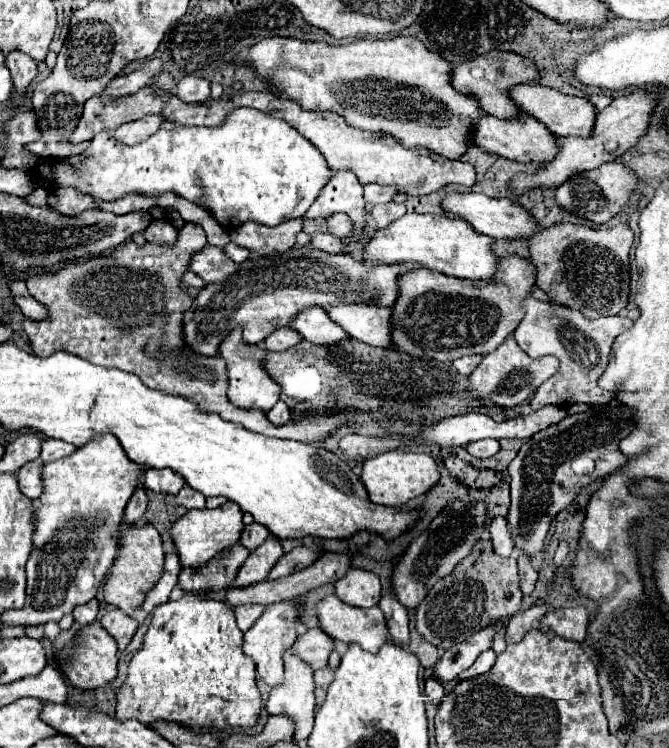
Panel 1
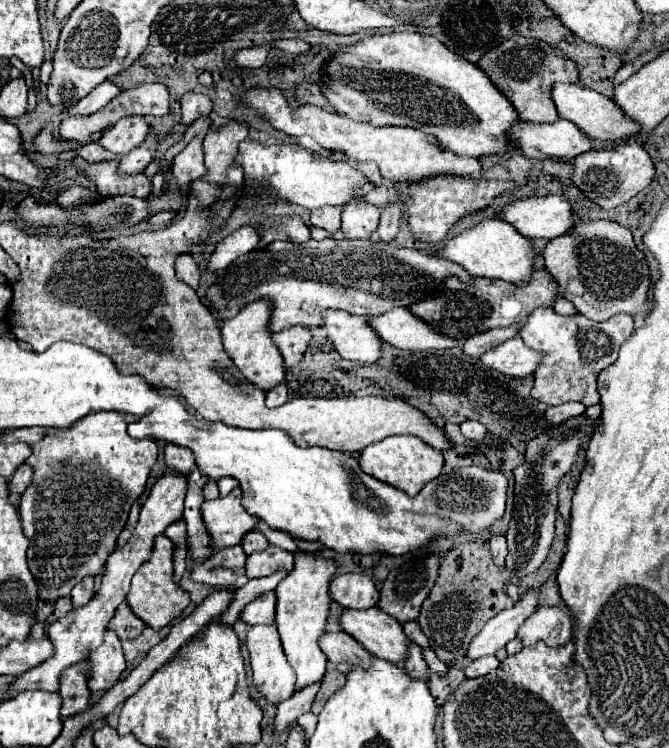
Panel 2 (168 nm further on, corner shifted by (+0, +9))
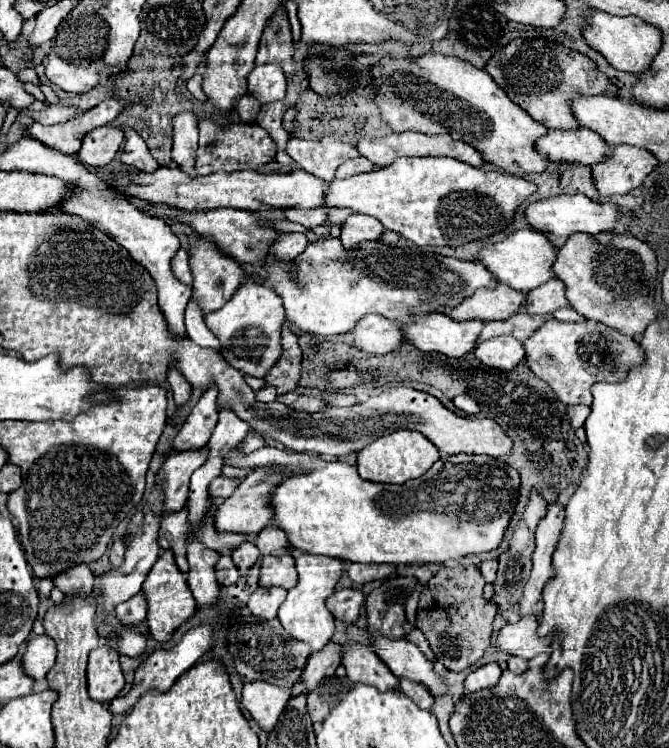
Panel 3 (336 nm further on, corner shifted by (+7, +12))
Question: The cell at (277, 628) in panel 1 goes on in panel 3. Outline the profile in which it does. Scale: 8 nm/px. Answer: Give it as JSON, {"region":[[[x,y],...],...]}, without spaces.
{"region":[[[253,682],[253,684],[243,686],[241,704],[249,710],[249,714],[261,726],[261,730],[271,732],[273,726],[277,724],[279,714],[285,708],[289,696],[291,696],[289,690],[283,686]]]}

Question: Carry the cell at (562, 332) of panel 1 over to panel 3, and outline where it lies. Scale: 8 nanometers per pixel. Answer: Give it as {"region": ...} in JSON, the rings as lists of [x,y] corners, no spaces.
{"region":[[[549,320],[525,340],[525,352],[529,368],[557,392],[563,404],[585,406],[593,402],[590,388],[595,382],[619,382],[625,372],[645,360],[641,346],[633,338],[595,320],[585,320],[581,324]]]}

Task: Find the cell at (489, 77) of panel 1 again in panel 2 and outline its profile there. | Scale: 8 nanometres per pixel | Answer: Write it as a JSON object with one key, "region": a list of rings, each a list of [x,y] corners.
{"region":[[[516,37],[516,39],[504,41],[502,45],[490,49],[486,53],[478,61],[478,67],[506,95],[506,99],[518,111],[520,119],[532,121],[532,123],[548,123],[558,117],[558,111],[556,111],[556,107],[552,107],[552,99],[550,99],[552,83],[556,83],[556,81],[578,83],[576,65],[570,59],[558,55],[546,43],[536,41],[532,37]]]}

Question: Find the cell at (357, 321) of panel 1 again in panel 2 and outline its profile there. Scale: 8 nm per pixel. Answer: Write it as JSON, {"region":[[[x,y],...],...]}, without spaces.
{"region":[[[396,307],[392,311],[370,315],[366,319],[368,325],[376,331],[376,335],[384,339],[384,343],[398,349],[428,351],[428,349],[448,349],[460,345],[458,341],[436,335],[424,321],[416,319],[406,307]]]}

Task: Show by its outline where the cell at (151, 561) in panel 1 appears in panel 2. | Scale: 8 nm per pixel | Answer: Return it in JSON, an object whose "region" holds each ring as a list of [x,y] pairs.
{"region":[[[158,535],[154,539],[154,549],[152,555],[146,563],[140,565],[140,569],[136,571],[136,575],[132,577],[130,583],[130,591],[126,595],[128,605],[132,607],[132,611],[146,621],[146,625],[154,627],[154,629],[162,629],[166,627],[176,615],[182,613],[182,609],[190,603],[188,593],[184,593],[178,583],[172,581],[172,553],[174,553],[174,545],[166,535]]]}

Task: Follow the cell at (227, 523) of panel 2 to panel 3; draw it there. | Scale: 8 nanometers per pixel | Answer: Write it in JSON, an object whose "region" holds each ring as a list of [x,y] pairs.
{"region":[[[257,468],[257,470],[253,470],[245,480],[241,480],[241,484],[233,492],[233,496],[223,500],[221,506],[217,506],[215,528],[221,530],[221,532],[233,532],[233,534],[261,532],[269,524],[269,520],[273,518],[273,508],[269,506],[269,500],[271,500],[273,488],[277,488],[277,484],[281,484],[283,476],[285,474],[281,474],[281,470],[277,470],[277,468]]]}

